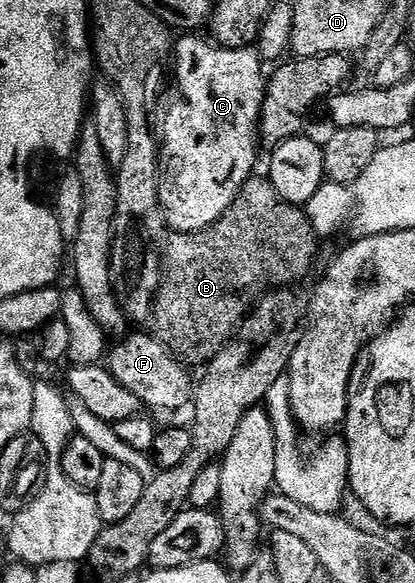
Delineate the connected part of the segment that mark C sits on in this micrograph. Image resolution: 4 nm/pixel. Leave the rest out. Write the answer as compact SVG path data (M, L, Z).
M181 34L175 40L175 60L177 56L177 92L181 97L165 112L165 121L159 124L159 202L165 207L165 219L173 232L198 232L210 228L214 222L226 212L238 194L241 187L254 175L253 167L257 164L257 148L259 149L259 125L261 123L261 107L265 97L267 83L267 68L256 47L225 48L212 39L204 40L201 34Z

